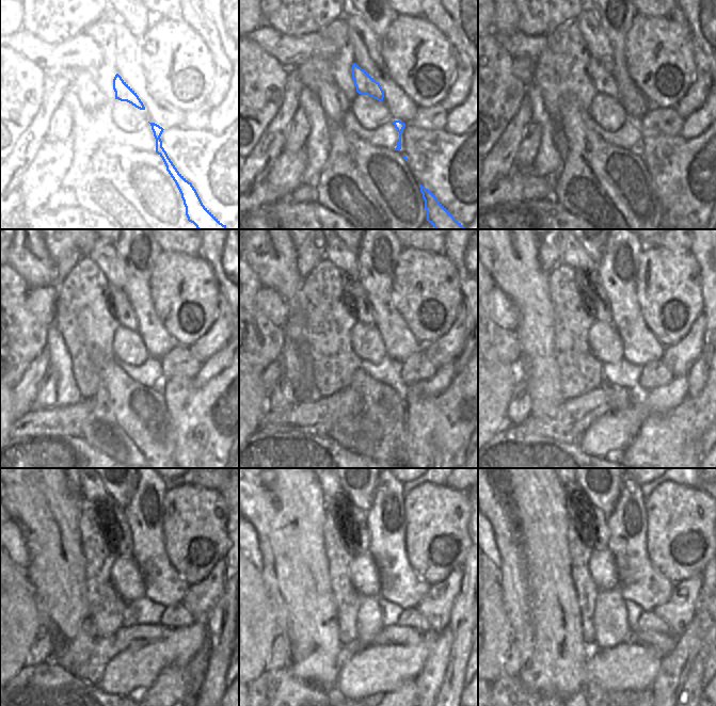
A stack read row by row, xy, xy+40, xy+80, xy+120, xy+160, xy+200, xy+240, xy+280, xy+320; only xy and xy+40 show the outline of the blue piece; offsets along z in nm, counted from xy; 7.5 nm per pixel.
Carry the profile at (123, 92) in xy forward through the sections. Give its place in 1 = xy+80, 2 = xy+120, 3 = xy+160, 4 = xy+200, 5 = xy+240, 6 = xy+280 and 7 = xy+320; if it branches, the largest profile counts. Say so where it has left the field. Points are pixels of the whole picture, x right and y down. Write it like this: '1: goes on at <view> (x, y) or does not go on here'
1: goes on at xy+80 (603, 80)
2: goes on at xy+120 (121, 306)
3: goes on at xy+160 (356, 297)
4: goes on at xy+200 (595, 297)
5: goes on at xy+240 (124, 547)
6: goes on at xy+280 (358, 516)
7: goes on at xy+320 (576, 498)

